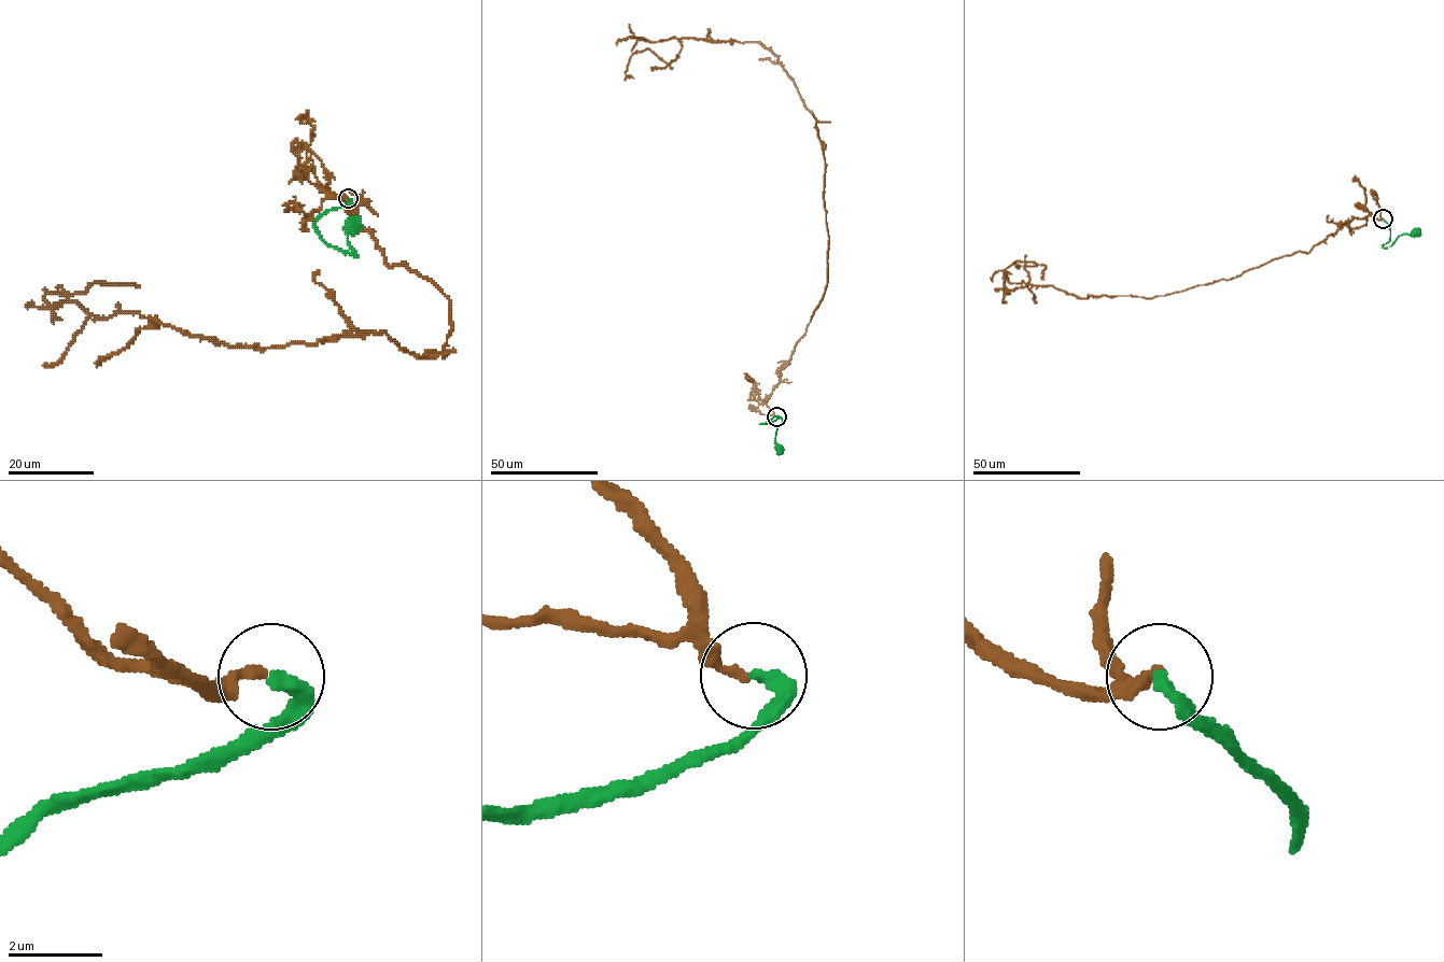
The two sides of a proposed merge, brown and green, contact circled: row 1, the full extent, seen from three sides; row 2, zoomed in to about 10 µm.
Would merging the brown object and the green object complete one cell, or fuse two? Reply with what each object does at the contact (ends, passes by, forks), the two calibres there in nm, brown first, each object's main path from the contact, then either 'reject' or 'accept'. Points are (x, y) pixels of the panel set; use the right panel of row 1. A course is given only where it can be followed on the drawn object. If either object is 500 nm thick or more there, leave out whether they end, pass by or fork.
brown ends there; green ends there; 220 nm thick on the brown side, 300 nm on the other; brown runs (1383, 218), (1353, 217), (1308, 252), (1151, 298), (1080, 298), (1051, 285), (1007, 294), (1005, 270), (1035, 263); green runs (1383, 218), (1390, 229), (1389, 240), (1384, 248), (1390, 246), (1400, 235), (1415, 232); accept

